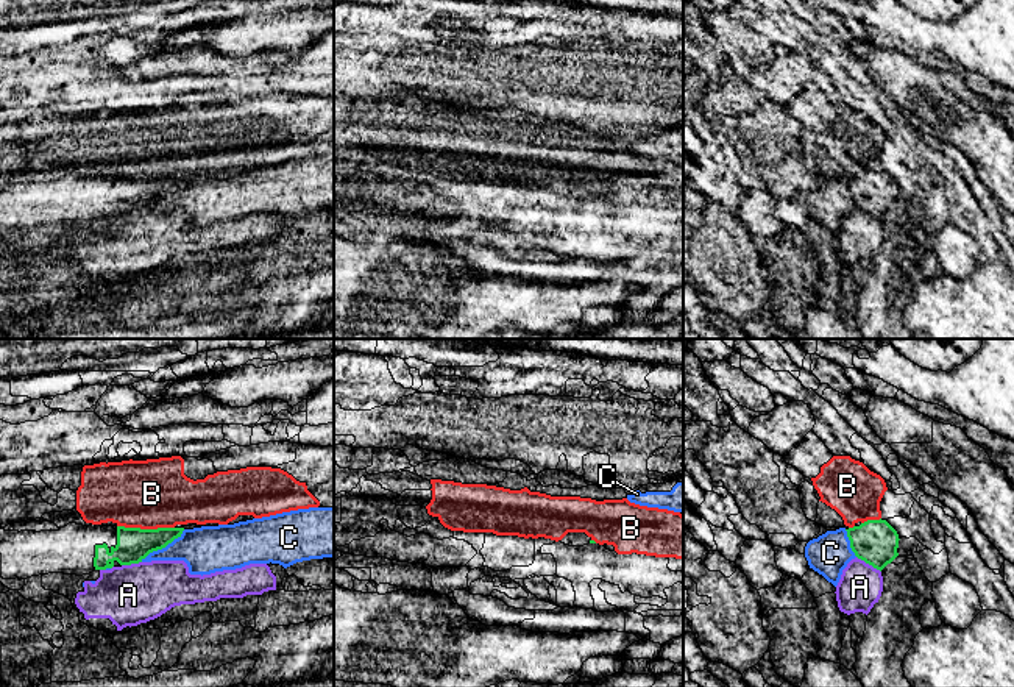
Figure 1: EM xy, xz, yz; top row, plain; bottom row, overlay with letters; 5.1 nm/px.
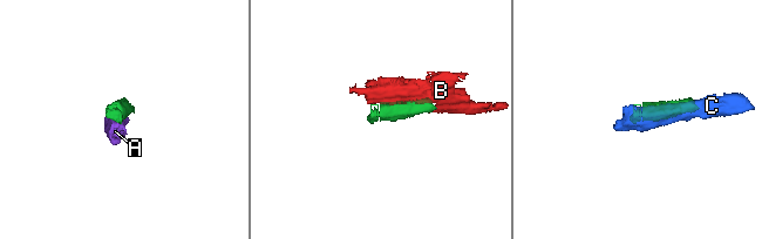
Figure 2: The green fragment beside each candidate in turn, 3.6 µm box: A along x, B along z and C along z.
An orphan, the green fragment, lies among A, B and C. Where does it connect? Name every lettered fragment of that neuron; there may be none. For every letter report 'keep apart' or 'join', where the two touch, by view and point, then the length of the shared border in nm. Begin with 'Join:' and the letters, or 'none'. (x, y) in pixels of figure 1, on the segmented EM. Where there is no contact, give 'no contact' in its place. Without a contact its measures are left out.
Join: B
A: keep apart | yz (869, 564) | 150 nm
B: join | xy (145, 530) | 300 nm
C: keep apart | xy (163, 547) | 280 nm

